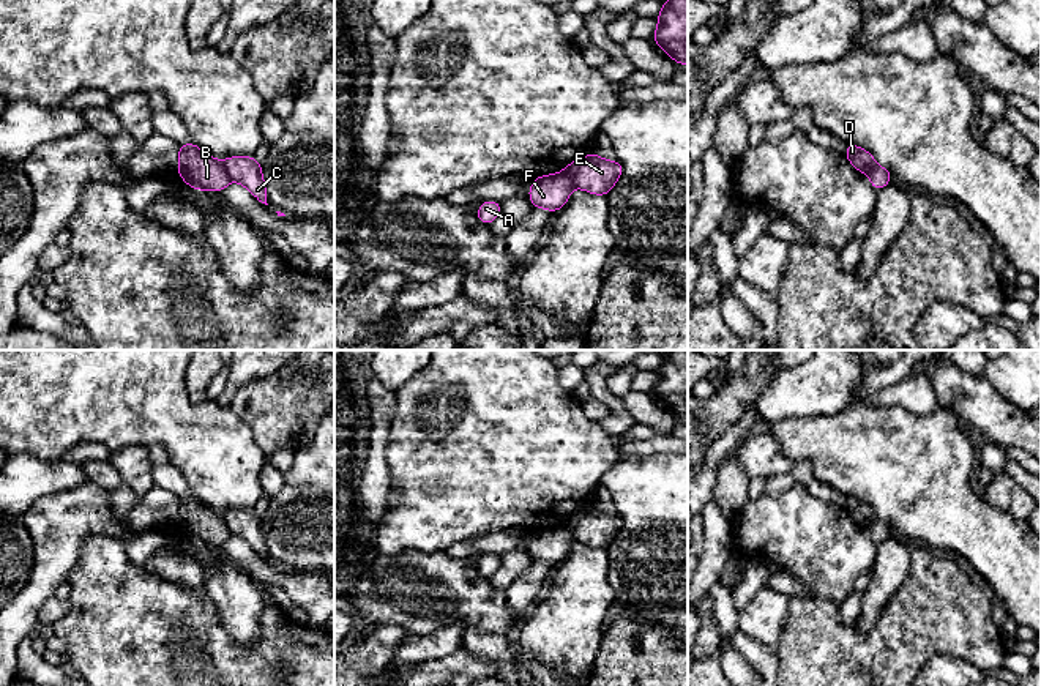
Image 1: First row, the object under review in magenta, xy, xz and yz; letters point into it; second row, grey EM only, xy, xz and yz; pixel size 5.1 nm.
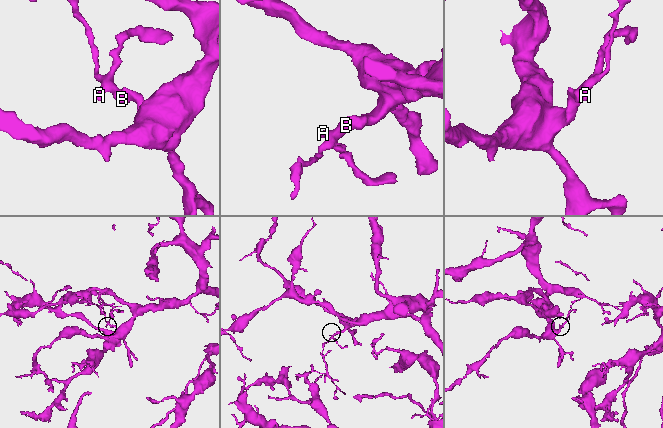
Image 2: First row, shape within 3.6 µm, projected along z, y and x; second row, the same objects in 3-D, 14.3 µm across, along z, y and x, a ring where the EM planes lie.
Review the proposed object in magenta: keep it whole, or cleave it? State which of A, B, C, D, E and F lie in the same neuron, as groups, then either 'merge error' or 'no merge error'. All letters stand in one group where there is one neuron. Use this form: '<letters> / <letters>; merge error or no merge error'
A B F / C D E; merge error

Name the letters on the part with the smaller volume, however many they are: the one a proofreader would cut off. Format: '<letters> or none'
A, B, F

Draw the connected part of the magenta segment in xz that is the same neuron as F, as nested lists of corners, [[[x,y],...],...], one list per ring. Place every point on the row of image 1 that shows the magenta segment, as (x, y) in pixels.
[[[557,172],[533,178],[527,194],[532,208],[544,208],[557,213],[565,207],[574,188],[574,181],[565,172]]]

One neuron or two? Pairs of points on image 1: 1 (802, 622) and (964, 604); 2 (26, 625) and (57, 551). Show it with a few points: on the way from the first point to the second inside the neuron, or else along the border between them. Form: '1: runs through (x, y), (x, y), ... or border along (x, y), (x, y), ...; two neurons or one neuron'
1: runs through (843, 644), (898, 644), (923, 618); one neuron
2: runs through (26, 606), (43, 584), (49, 570); one neuron

